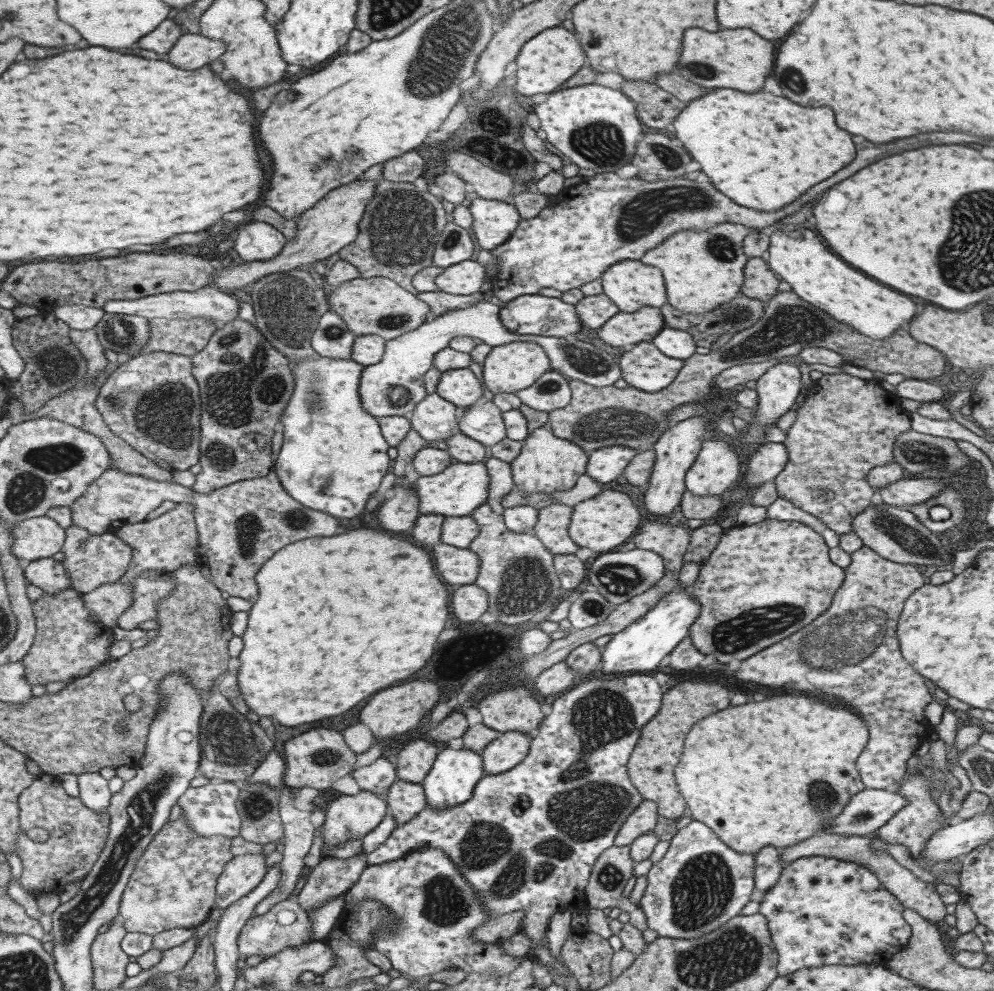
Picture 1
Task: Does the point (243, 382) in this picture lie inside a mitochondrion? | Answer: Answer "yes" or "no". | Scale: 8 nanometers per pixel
yes

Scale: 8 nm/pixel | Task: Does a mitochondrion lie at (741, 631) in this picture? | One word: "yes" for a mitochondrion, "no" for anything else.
yes

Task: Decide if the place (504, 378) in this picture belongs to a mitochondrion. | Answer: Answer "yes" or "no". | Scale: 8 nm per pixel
no

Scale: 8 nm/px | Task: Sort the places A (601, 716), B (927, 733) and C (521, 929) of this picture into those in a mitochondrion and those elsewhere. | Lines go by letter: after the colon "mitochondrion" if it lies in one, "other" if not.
A: mitochondrion
B: other
C: other

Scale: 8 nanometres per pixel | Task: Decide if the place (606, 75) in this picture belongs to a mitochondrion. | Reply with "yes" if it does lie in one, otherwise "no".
no

